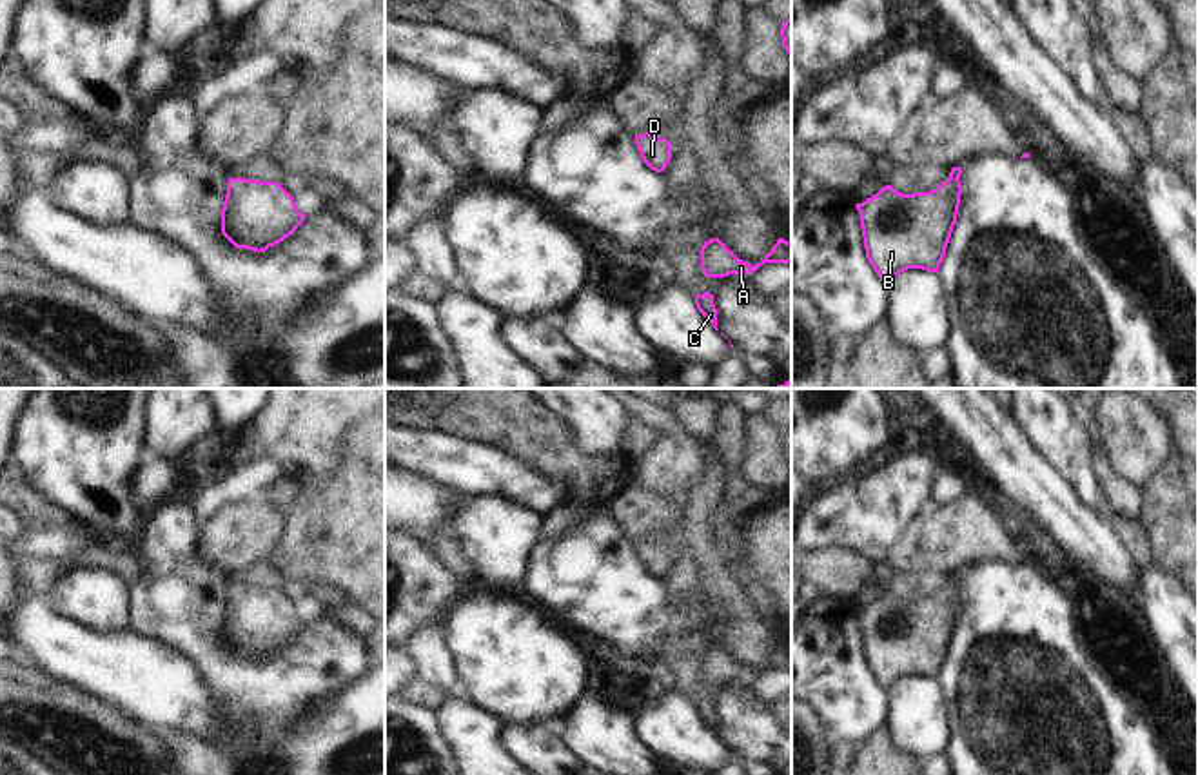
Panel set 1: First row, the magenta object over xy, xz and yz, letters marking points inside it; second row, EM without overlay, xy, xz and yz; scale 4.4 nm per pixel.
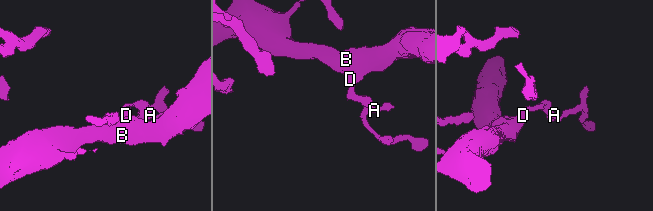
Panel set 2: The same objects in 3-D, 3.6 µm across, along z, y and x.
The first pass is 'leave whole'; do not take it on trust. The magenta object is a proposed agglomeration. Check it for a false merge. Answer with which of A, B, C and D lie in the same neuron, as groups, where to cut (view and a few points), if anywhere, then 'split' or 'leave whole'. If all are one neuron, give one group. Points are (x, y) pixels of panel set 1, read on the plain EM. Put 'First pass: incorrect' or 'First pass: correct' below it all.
A B C D; no cut; leave whole
First pass: correct

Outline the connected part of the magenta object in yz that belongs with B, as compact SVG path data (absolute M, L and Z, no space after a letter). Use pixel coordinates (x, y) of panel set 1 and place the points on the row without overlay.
M960 574L929 599L902 601L891 592L857 610L866 664L882 690L908 675L938 679L960 613Z

